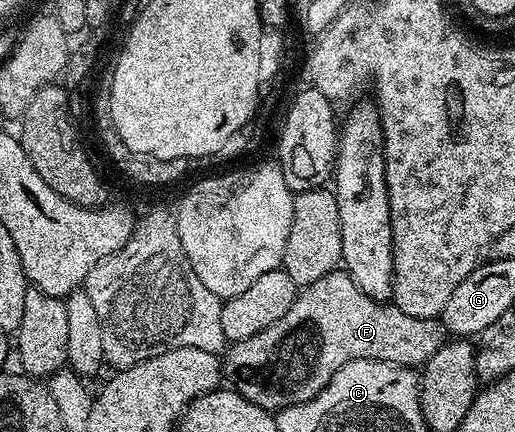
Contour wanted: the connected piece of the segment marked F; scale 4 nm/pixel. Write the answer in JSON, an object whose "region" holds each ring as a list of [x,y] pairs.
{"region":[[[331,273],[297,292],[292,309],[280,317],[268,329],[233,344],[230,356],[225,356],[224,371],[231,379],[233,390],[248,401],[260,405],[266,411],[277,413],[283,407],[307,403],[326,388],[328,381],[346,363],[354,359],[376,359],[387,363],[421,368],[447,342],[448,332],[437,318],[417,319],[404,313],[399,307],[375,303],[345,273]]]}

